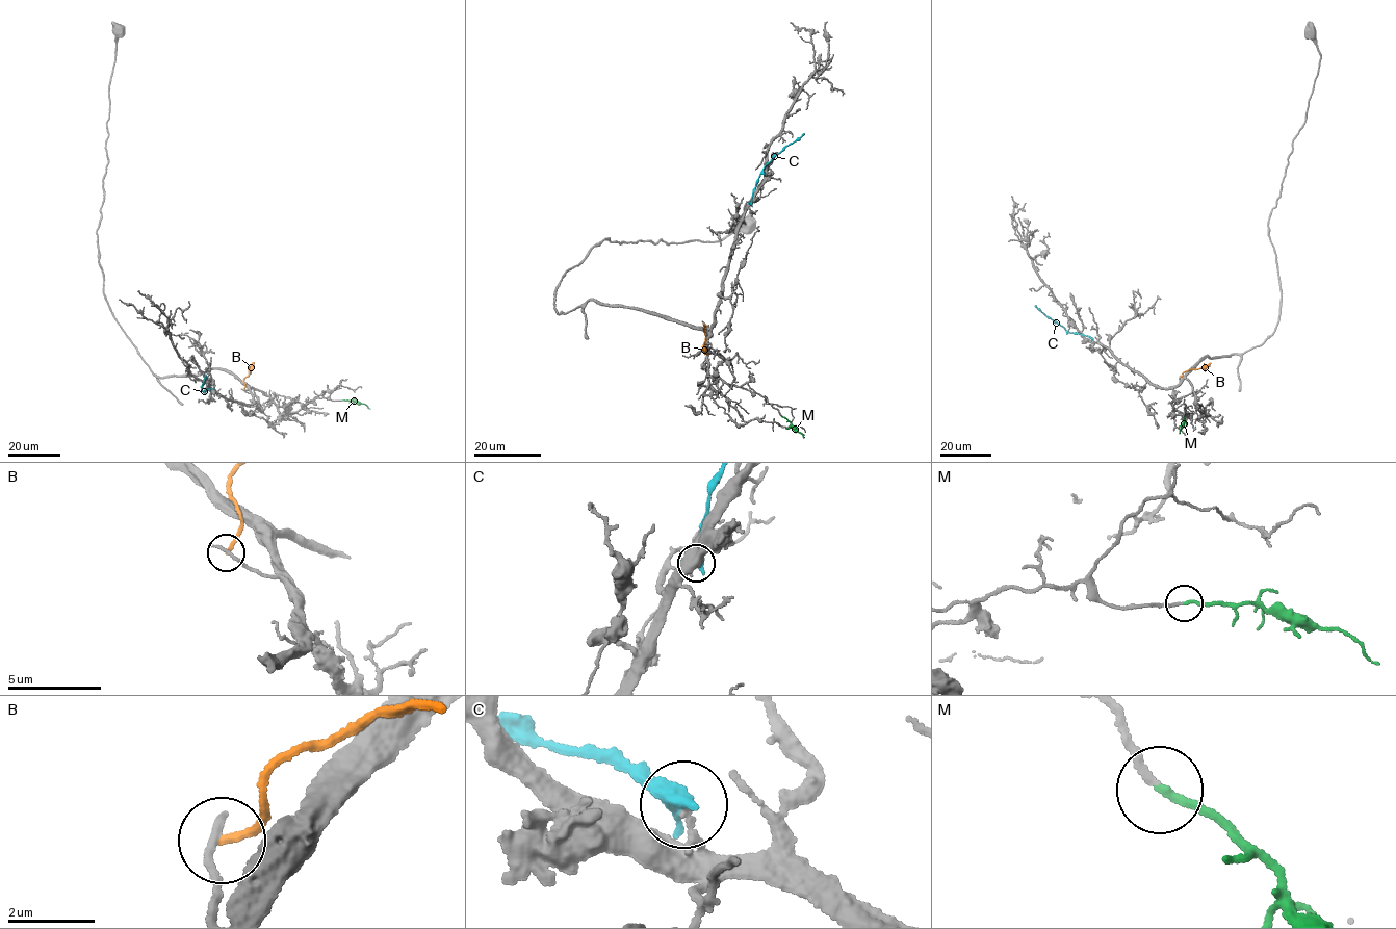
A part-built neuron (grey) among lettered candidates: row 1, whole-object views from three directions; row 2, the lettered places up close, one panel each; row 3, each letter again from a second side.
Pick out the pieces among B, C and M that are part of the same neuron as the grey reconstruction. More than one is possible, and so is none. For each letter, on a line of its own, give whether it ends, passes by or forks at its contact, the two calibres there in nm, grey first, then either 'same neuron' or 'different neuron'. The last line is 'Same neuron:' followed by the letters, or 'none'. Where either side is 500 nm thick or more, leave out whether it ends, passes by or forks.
B: it ends there; 200 nm thick on the grey side, 190 nm on the other; different neuron
C: 170 nm thick on the grey side, 500 nm on the other; different neuron
M: it ends there; 170 nm thick on the grey side, 170 nm on the other; same neuron
Same neuron: M

